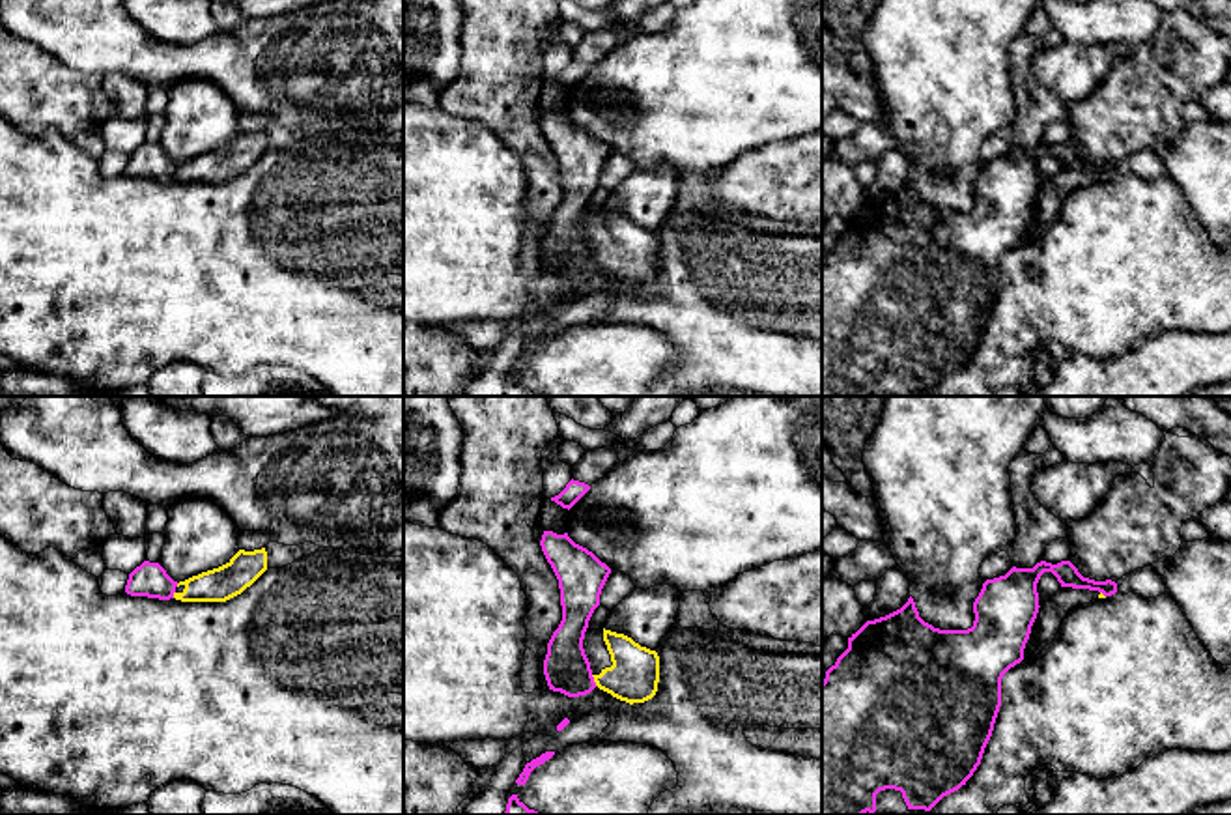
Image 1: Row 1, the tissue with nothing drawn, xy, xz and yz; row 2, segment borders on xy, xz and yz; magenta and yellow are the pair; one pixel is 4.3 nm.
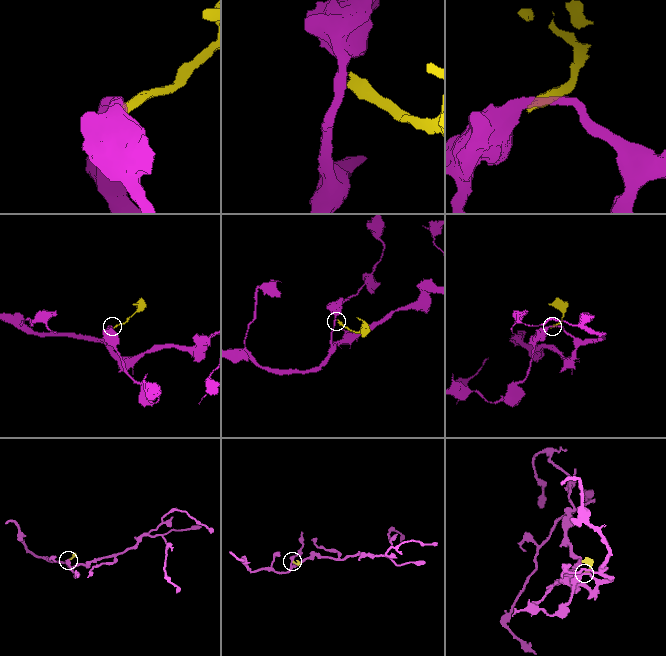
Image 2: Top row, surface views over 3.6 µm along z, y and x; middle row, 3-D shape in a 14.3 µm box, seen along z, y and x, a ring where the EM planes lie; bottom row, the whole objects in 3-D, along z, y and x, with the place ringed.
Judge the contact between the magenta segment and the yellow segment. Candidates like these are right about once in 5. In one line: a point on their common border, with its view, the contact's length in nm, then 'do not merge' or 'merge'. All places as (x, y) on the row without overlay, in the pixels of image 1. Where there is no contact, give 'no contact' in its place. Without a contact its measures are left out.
contact xz (593, 262); length 50 nm; do not merge

